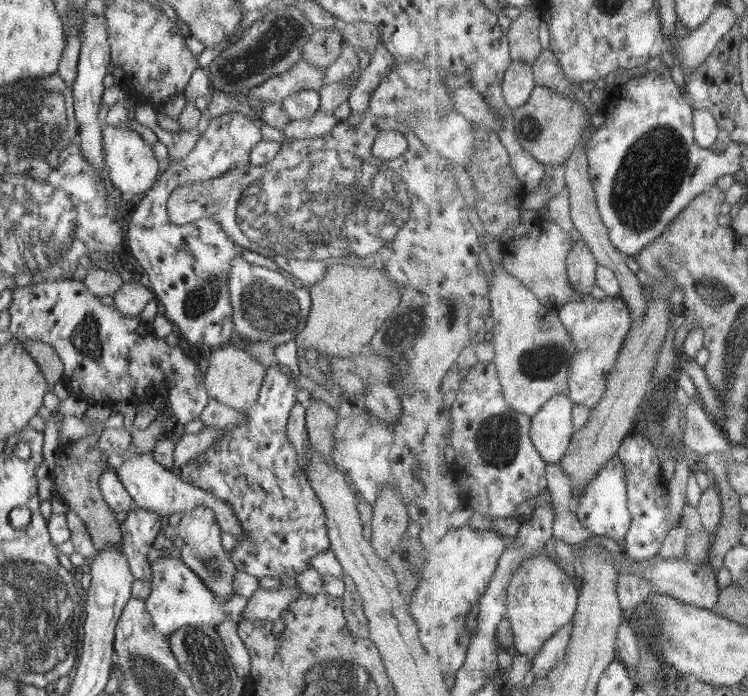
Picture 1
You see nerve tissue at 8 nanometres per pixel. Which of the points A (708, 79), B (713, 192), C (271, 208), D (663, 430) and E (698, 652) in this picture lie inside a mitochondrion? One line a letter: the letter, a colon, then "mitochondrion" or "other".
A: other
B: other
C: mitochondrion
D: mitochondrion
E: other

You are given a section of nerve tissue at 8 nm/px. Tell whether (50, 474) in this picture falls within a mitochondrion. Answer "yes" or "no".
no

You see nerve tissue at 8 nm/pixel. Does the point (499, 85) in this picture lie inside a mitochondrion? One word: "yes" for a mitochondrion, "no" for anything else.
no

